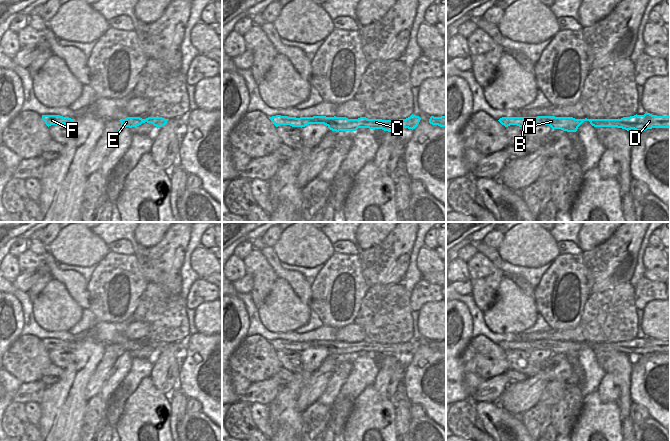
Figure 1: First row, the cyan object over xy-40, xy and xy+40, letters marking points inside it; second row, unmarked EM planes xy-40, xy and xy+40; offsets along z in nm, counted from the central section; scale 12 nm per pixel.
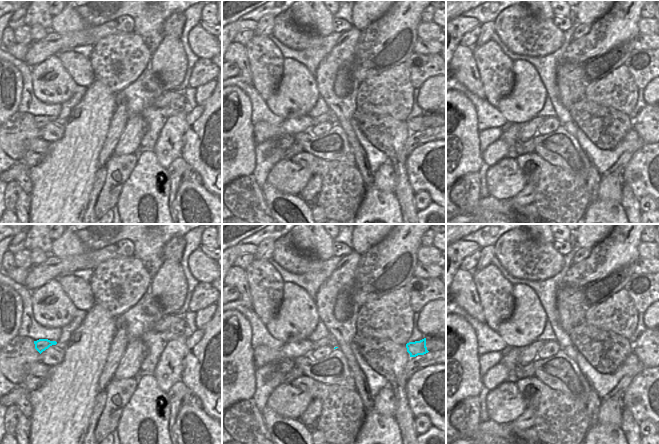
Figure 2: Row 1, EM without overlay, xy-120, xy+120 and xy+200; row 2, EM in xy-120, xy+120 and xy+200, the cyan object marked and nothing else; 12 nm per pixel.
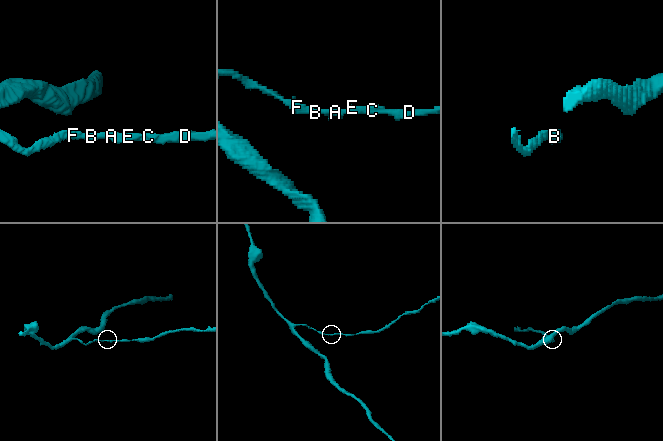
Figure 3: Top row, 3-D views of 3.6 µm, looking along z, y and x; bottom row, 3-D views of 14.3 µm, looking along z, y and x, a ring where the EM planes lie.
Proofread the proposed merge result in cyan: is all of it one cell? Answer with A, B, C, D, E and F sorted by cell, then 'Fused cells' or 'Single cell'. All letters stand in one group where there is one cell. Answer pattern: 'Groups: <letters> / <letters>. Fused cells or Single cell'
Groups: A B C D E F. Single cell.

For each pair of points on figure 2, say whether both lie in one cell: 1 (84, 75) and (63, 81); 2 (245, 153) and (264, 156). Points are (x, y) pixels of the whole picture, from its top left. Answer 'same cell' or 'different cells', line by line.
1: different cells
2: different cells

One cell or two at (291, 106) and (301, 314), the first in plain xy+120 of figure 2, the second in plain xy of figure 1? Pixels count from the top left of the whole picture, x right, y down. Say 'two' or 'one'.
one

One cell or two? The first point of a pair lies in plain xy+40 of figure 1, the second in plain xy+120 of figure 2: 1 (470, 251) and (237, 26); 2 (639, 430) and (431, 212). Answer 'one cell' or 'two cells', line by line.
1: two cells
2: one cell

